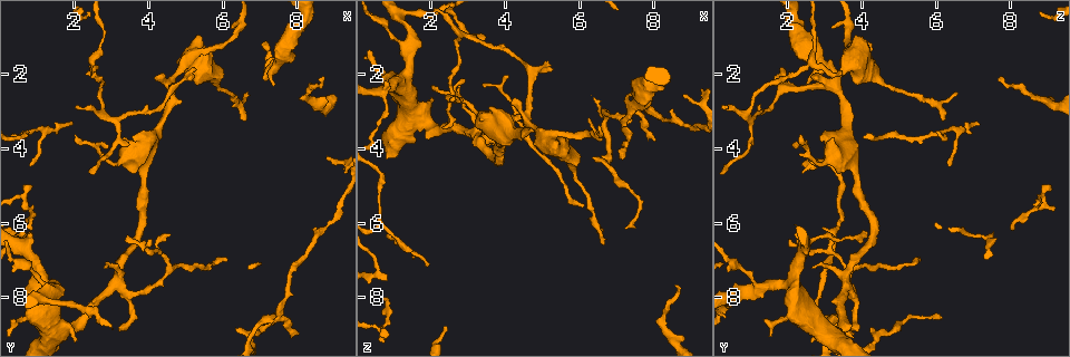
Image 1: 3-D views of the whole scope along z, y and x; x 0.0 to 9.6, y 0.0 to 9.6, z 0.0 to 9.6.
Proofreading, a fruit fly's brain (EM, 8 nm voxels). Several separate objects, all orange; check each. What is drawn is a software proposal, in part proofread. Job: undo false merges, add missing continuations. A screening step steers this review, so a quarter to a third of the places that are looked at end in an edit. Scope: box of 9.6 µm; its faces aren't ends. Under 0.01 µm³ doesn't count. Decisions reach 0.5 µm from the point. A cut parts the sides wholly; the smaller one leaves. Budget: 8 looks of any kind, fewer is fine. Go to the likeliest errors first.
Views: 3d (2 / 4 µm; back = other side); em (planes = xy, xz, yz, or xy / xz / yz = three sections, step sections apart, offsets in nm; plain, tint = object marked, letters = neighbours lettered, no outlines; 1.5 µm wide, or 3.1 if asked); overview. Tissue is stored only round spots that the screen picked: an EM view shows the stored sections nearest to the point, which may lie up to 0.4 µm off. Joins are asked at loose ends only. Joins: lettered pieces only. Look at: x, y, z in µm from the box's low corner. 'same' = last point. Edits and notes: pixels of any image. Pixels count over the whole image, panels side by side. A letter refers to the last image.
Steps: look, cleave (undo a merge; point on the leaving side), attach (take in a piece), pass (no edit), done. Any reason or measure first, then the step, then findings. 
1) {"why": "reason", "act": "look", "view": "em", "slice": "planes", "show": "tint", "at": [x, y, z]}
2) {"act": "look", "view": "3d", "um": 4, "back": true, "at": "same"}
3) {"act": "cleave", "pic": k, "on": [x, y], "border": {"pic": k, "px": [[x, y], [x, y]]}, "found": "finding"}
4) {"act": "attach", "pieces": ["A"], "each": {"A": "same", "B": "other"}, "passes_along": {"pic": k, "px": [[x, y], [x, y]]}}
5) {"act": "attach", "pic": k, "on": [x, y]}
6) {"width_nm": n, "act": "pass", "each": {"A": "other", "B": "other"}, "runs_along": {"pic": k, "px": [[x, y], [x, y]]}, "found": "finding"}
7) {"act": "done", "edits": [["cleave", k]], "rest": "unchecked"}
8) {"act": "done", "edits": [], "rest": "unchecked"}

{"why": "long arm stops here", "act": "look", "view": "3d", "um": 4, "back": true, "at": [8.50, 2.10, 7.70]}

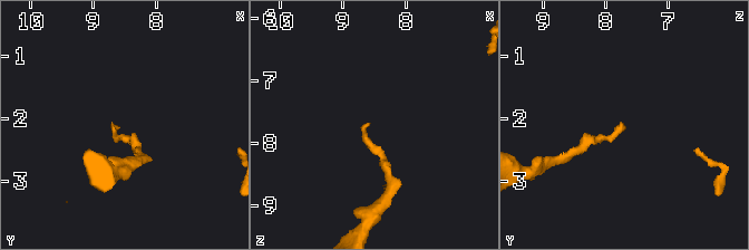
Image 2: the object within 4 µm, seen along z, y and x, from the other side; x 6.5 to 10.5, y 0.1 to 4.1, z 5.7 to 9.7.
{"why": "need the tissue", "act": "look", "view": "em", "slice": "planes", "show": "letters", "at": [8.60, 2.15, 7.65]}

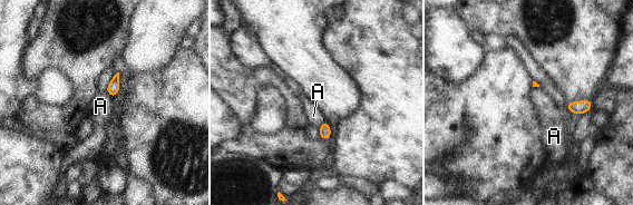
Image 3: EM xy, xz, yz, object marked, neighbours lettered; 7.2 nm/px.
{"act": "pass", "each": {"A": "other"}, "found": "no lettered piece goes on from it"}

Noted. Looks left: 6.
{"act": "look", "view": "3d", "um": 4, "at": [8.85, 4.20, 2.50]}

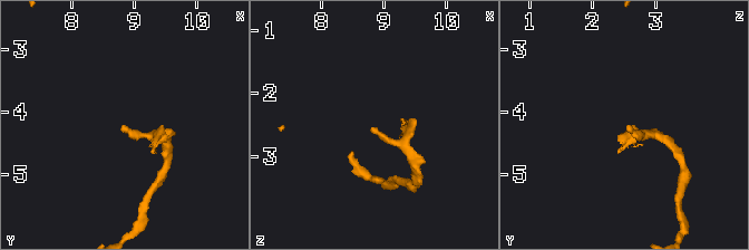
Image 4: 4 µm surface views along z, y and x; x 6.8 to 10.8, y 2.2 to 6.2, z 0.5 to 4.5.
{"why": "now the EM", "act": "look", "view": "em", "slice": "xz", "step": 8, "show": "tint", "at": [8.80, 4.25, 2.50]}

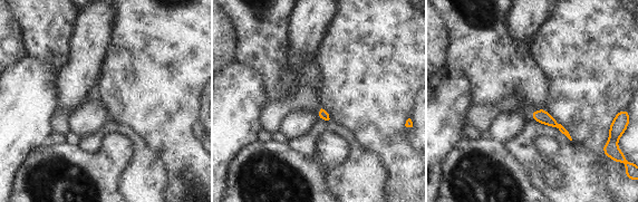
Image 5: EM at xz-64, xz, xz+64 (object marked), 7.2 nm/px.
{"act": "look", "view": "em", "slice": "planes", "show": "letters", "at": "same"}

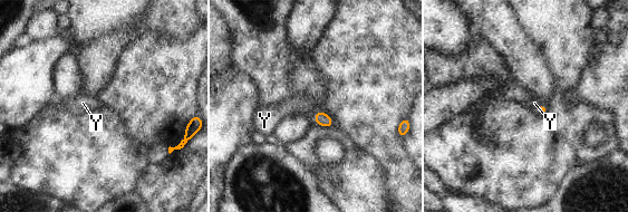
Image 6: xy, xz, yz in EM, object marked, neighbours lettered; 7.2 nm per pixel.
{"act": "attach", "pieces": ["Y"], "each": {"Y": "same"}, "passes_along": {"pic": 6, "px": [[324, 119], [316, 114], [300, 104]]}, "found": "the neuron continues"}

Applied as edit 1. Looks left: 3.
{"why": "redraw", "act": "look", "view": "overview"}

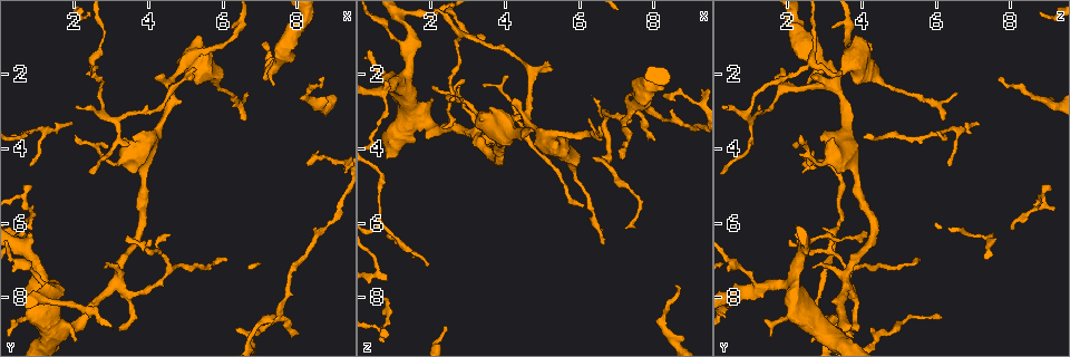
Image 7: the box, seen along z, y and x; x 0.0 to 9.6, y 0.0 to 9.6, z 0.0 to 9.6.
{"act": "look", "view": "3d", "um": 2, "at": [7.45, 8.50, 2.95]}

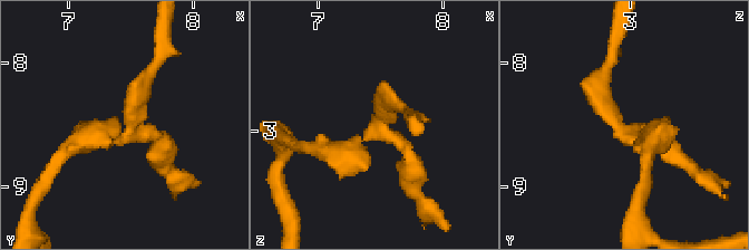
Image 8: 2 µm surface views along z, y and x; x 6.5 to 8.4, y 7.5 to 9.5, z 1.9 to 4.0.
{"act": "look", "view": "em", "slice": "planes", "show": "letters", "at": [7.52, 8.58, 3.00]}

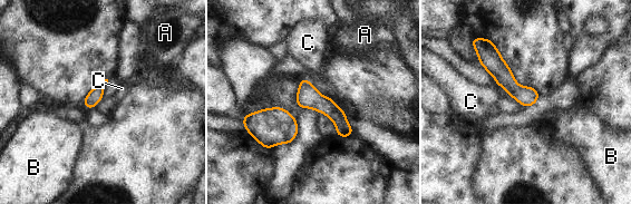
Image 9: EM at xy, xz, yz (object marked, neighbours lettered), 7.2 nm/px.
{"width_nm": 100, "act": "pass", "each": {"A": "other", "B": "other", "C": "other"}, "runs_along": {"pic": 9, "px": [[485, 47], [503, 76], [532, 100]]}, "found": "one neuron here"}

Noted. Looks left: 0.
{"act": "done", "edits": [["attach", 6]], "rest": "unchecked"}

